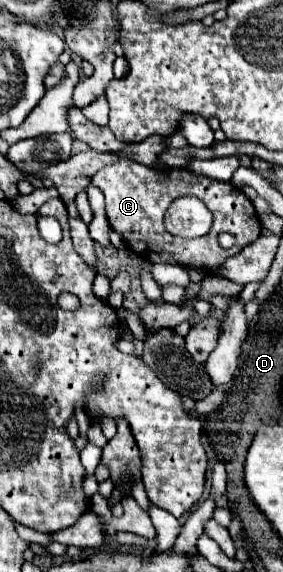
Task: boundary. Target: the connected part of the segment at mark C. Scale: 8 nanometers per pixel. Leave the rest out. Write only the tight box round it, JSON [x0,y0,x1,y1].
[91,160,261,272]

